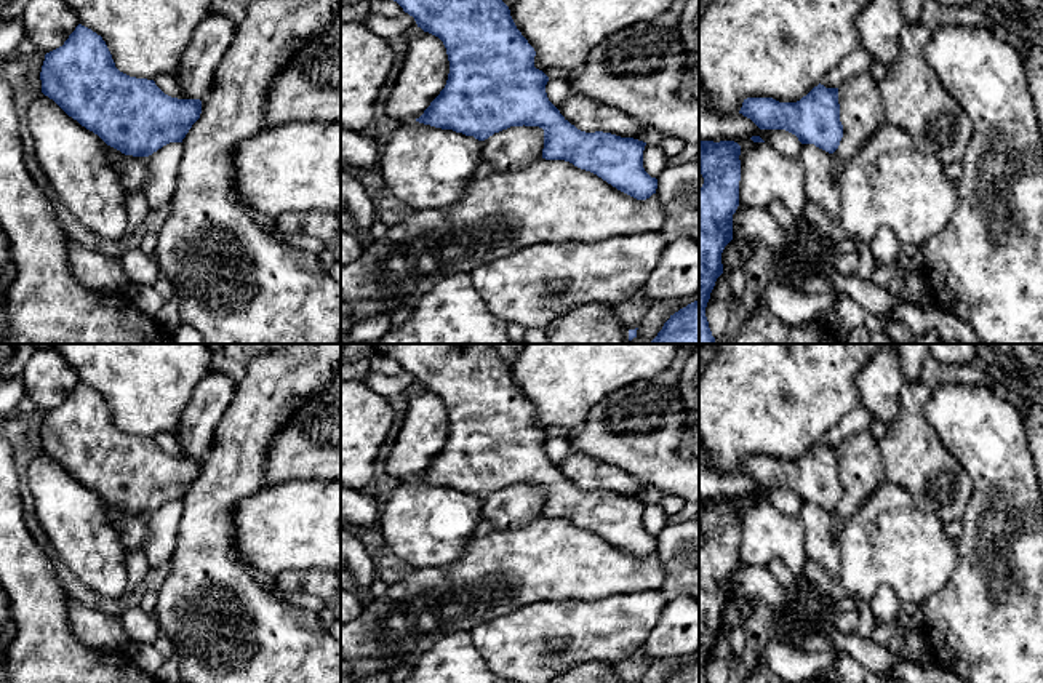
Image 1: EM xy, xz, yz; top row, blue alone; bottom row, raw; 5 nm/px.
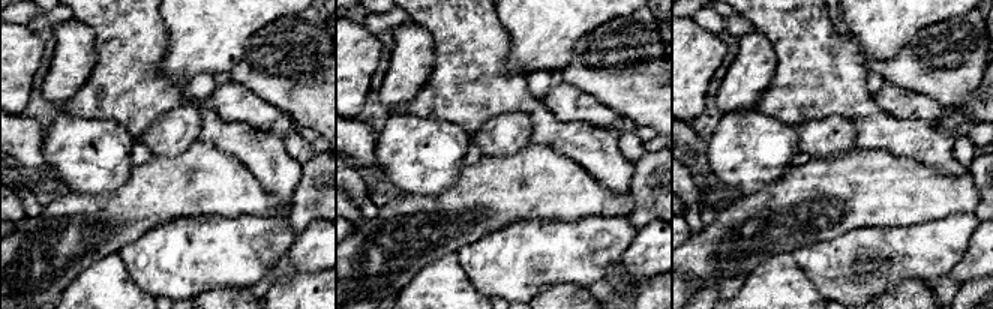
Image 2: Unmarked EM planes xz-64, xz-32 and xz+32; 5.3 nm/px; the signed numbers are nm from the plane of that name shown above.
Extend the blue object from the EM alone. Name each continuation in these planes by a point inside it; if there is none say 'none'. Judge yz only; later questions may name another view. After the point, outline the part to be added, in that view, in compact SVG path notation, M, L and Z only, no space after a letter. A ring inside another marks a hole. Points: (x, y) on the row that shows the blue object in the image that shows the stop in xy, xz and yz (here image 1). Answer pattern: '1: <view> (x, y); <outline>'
none

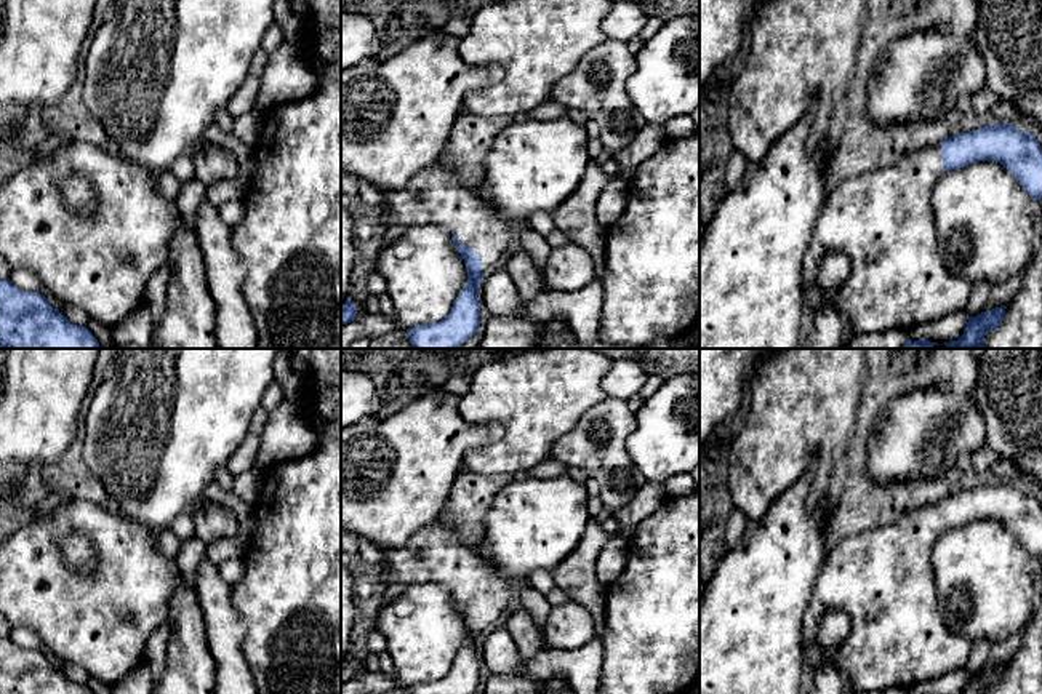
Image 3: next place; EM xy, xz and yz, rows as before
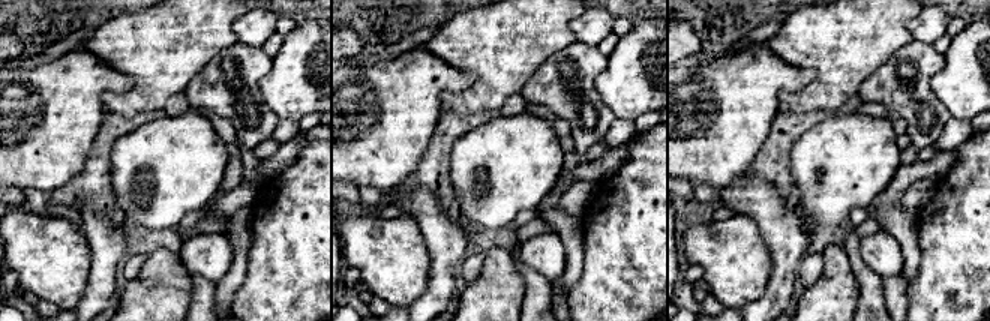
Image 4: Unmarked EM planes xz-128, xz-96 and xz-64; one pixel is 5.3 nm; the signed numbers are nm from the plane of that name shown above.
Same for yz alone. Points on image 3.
1: yz (884, 221); M936 144L893 166L848 177L831 192L805 254L804 293L815 312L829 304L848 320L844 347L861 334L912 329L967 307L972 283L952 275L941 261L935 227L932 198L944 173L941 144ZM832 251L850 257L852 272L837 291L824 291L818 270L821 257Z

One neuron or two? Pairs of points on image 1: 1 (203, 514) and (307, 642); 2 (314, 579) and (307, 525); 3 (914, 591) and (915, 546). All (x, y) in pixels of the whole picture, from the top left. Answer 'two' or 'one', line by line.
1: one
2: two
3: one

